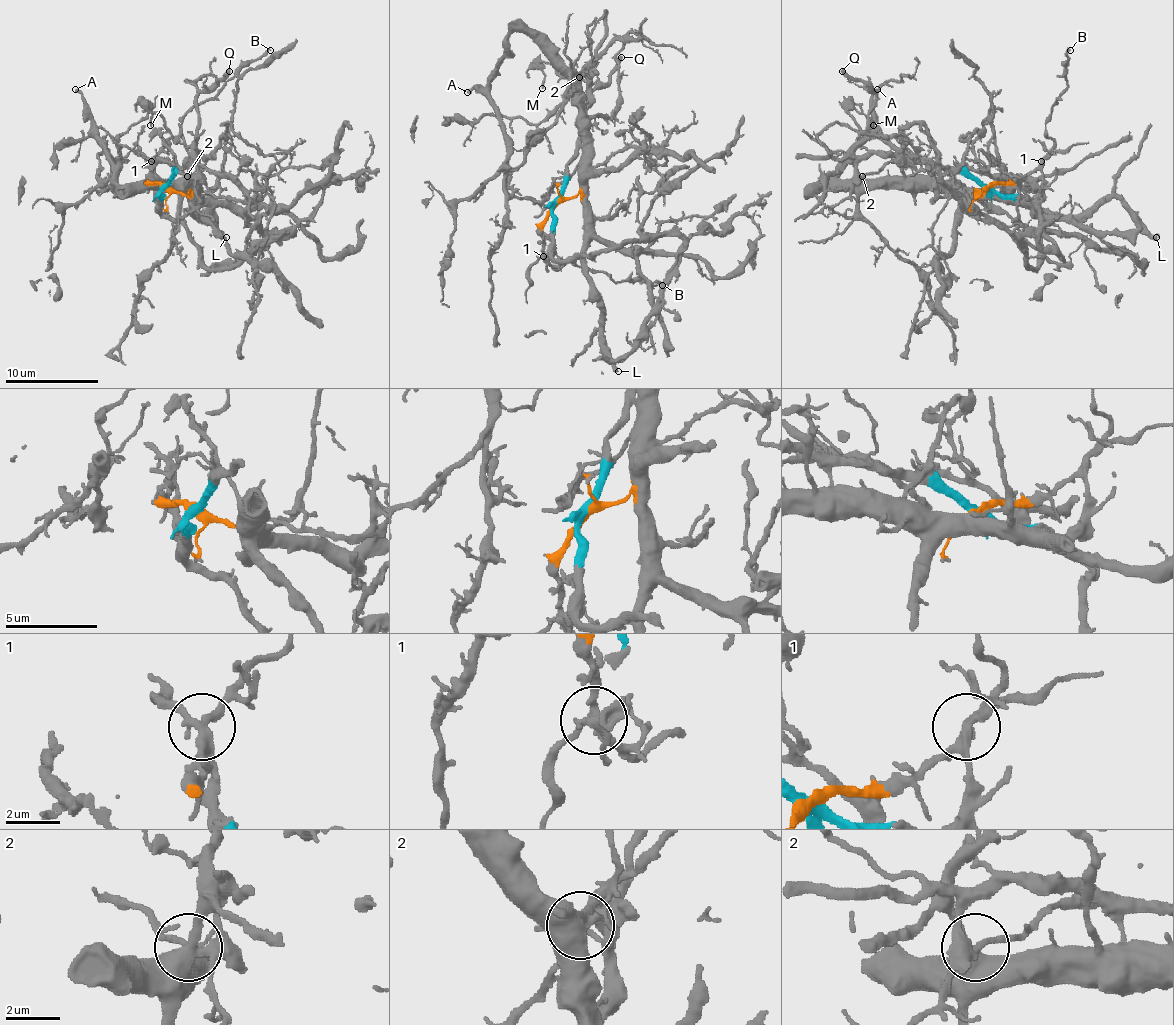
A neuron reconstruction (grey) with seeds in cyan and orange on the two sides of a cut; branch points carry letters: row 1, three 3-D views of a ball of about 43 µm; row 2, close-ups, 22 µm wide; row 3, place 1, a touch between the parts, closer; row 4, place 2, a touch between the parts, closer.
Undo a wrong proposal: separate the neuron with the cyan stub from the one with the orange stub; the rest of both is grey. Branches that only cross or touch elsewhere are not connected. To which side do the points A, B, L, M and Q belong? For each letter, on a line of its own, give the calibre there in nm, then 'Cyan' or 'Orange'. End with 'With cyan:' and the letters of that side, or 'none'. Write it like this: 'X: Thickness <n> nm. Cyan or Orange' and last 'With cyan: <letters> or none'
A: Thickness 240 nm. Orange
B: Thickness 200 nm. Orange
L: Thickness 380 nm. Orange
M: Thickness 170 nm. Cyan
Q: Thickness 360 nm. Orange
With cyan: M

